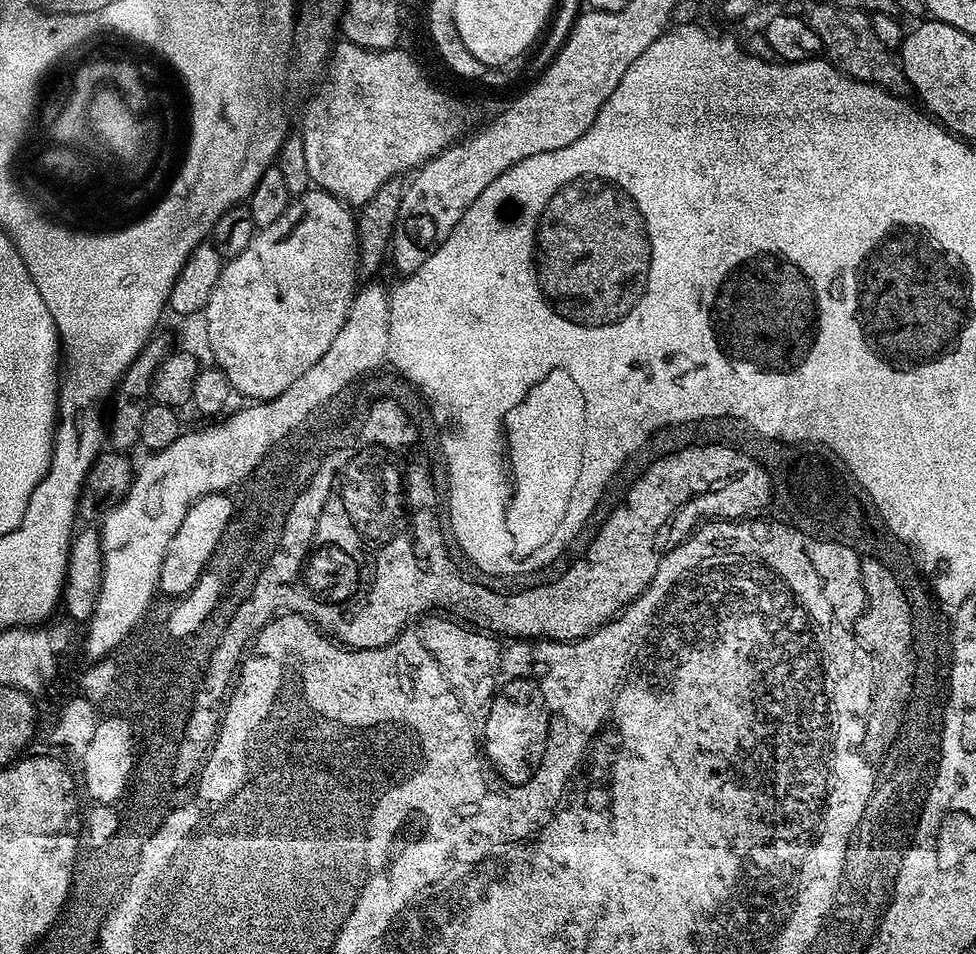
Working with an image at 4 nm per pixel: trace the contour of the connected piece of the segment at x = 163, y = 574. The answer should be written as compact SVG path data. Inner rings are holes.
M212 493L192 504L187 511L186 518L182 520L178 534L171 539L166 558L163 560L159 578L159 591L163 595L165 593L172 596L171 598L182 598L200 580L228 525L234 518L236 506L229 498L230 496L225 493Z

